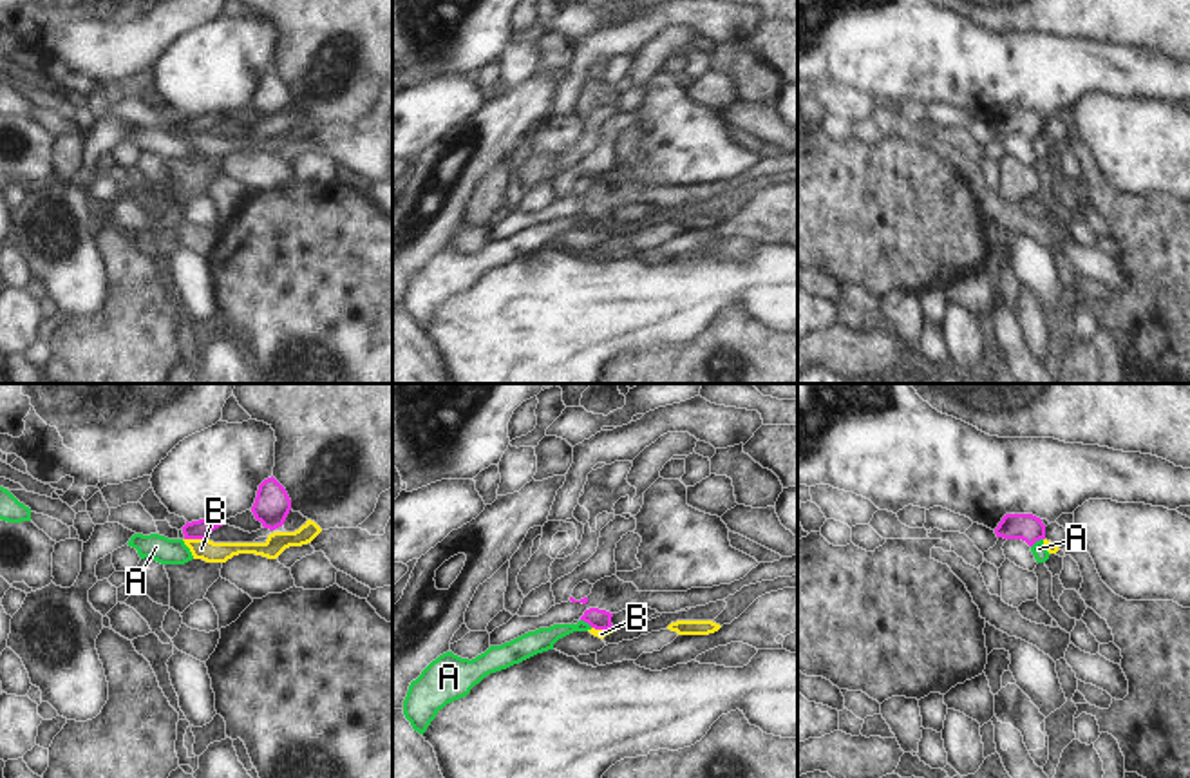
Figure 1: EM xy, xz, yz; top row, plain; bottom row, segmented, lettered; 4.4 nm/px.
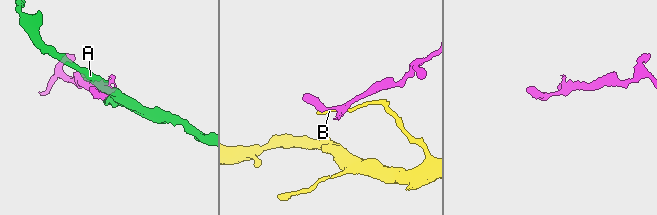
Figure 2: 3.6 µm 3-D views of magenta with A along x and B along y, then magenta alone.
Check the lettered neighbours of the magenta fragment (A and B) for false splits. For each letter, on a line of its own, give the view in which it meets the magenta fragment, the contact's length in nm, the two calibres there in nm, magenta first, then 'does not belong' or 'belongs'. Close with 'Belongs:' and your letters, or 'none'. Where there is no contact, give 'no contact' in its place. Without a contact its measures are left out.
A: yz | 70 nm | 120/70 nm | does not belong
B: xy | 100 nm | 90/100 nm | does not belong
Belongs: none

